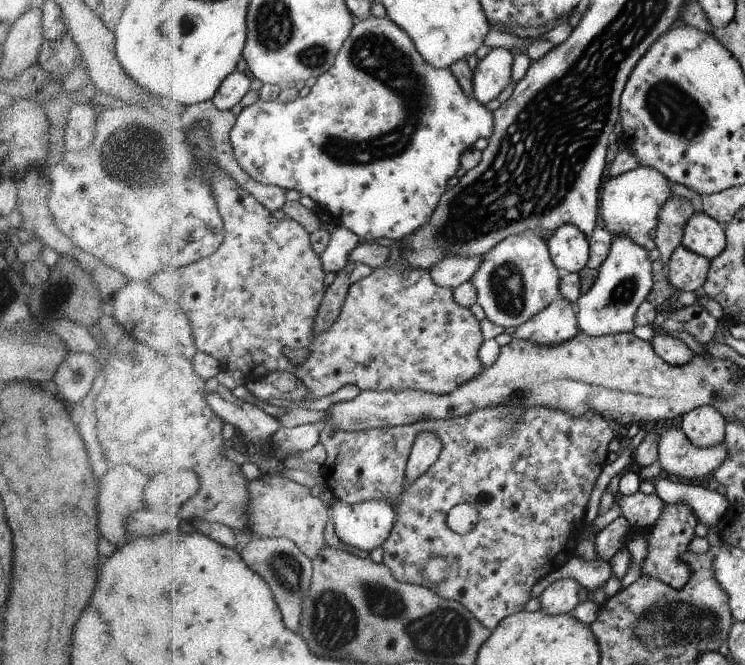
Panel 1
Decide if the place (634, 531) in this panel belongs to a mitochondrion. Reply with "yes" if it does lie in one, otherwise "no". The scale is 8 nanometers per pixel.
no

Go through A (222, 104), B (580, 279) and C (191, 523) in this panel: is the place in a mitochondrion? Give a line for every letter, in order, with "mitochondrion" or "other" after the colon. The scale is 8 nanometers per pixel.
A: other
B: other
C: other

